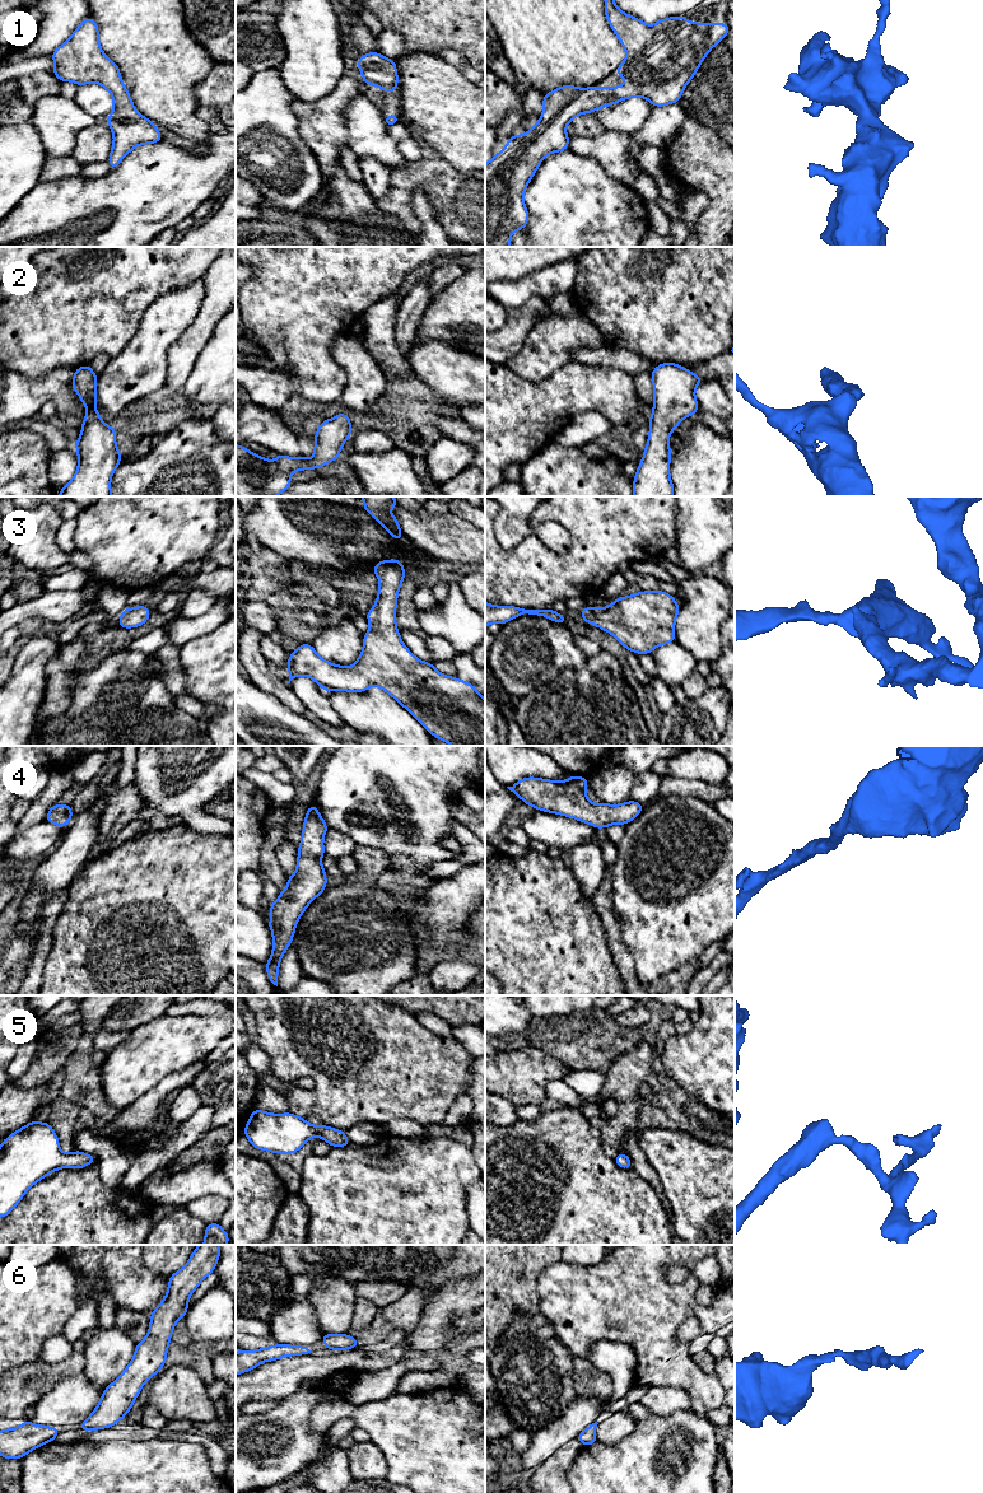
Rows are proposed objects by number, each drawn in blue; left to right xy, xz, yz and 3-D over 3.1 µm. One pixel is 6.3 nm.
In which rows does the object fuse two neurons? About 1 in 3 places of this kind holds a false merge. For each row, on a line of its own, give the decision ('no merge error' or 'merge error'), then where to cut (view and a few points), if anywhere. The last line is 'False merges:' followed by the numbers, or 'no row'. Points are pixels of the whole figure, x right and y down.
1: no merge error; cut none
2: no merge error; cut none
3: no merge error; cut none
4: no merge error; cut none
5: no merge error; cut none
6: no merge error; cut none
False merges: no row

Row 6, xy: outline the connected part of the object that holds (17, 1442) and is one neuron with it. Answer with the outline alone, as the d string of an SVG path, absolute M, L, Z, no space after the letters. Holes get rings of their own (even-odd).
M24 1420L19 1427L0 1431L0 1456L3 1459L22 1459L28 1452L47 1442L55 1441L61 1429L38 1426Z

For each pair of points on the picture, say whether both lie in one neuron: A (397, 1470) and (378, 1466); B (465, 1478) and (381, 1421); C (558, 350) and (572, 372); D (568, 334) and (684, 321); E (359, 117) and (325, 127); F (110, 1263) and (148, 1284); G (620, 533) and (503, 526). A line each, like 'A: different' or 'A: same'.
A: different
B: same
C: different
D: different
E: different
F: same
G: different

